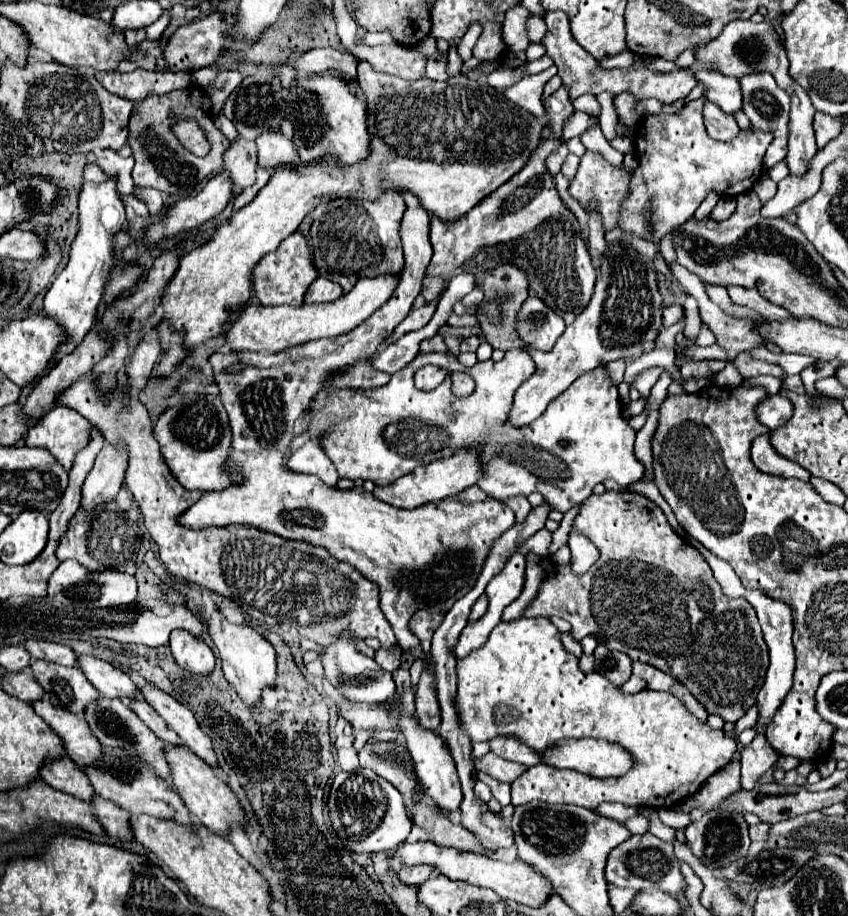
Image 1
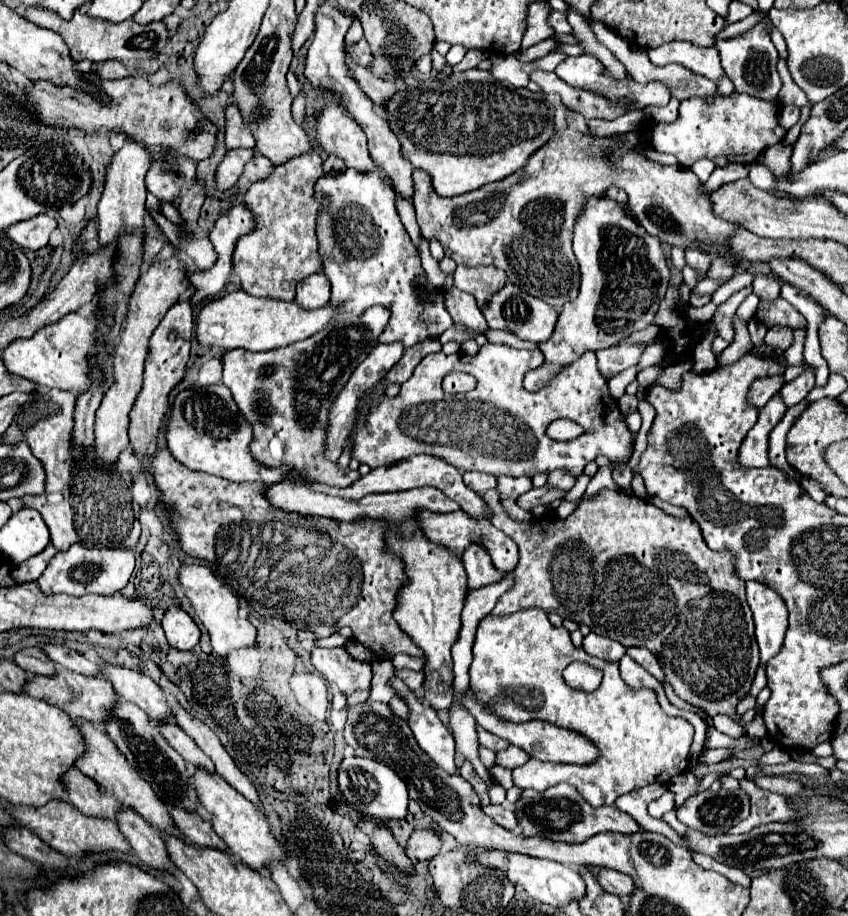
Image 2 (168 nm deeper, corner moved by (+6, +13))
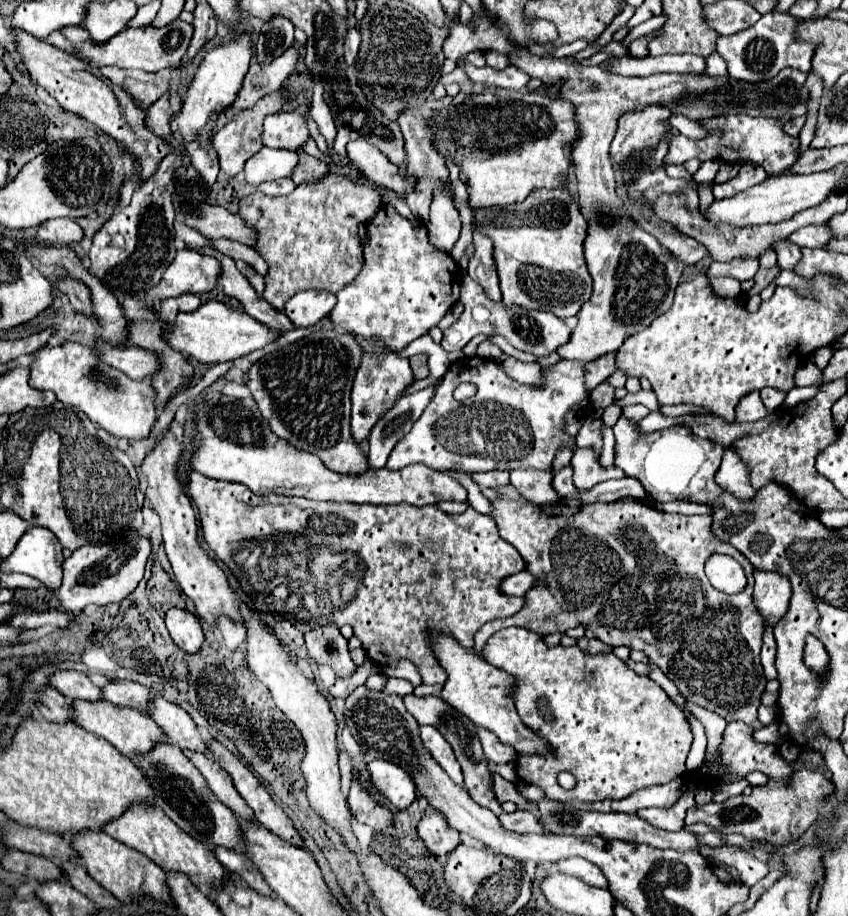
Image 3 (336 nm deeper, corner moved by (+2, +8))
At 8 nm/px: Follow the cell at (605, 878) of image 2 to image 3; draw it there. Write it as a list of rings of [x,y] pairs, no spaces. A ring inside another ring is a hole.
[[[564,858],[564,860],[558,860],[556,868],[558,868],[558,872],[576,876],[576,878],[580,878],[582,882],[586,882],[590,886],[608,888],[608,882],[606,882],[604,874],[600,874],[600,868],[596,864],[584,860],[584,858]]]

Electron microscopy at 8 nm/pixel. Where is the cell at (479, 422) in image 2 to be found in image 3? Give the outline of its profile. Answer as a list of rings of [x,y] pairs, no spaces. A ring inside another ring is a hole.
[[[460,358],[454,364],[450,364],[448,372],[440,380],[440,386],[428,404],[428,410],[416,420],[412,426],[410,434],[406,434],[396,448],[392,450],[388,458],[388,468],[404,468],[408,464],[426,464],[432,470],[464,470],[464,472],[488,472],[488,470],[514,470],[514,468],[538,468],[538,470],[550,470],[554,452],[562,444],[572,444],[574,438],[564,434],[564,414],[580,400],[586,398],[586,388],[584,388],[584,372],[582,364],[576,360],[560,360],[554,368],[544,370],[546,386],[544,388],[532,388],[532,386],[522,386],[514,382],[512,378],[506,376],[502,366],[494,360],[484,360],[484,358]],[[462,382],[472,382],[478,386],[478,394],[470,400],[456,402],[452,392],[456,390],[458,384]]]

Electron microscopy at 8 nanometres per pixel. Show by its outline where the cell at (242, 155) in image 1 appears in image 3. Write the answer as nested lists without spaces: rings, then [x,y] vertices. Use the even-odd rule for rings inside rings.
[[[280,178],[280,180],[272,180],[272,182],[264,182],[258,186],[260,192],[268,194],[268,196],[286,196],[296,188],[296,184],[290,178]]]

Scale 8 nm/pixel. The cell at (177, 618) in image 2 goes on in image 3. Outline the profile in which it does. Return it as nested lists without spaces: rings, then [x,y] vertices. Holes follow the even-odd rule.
[[[170,608],[166,612],[166,628],[172,636],[172,640],[188,654],[194,654],[200,650],[202,642],[204,642],[204,634],[202,634],[202,626],[200,620],[196,618],[196,614],[182,610],[182,608]]]

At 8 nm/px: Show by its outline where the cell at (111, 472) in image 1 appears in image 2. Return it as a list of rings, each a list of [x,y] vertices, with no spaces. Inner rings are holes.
[[[176,257],[152,263],[152,267],[140,275],[136,289],[128,303],[128,315],[124,329],[120,333],[120,343],[114,351],[114,365],[112,365],[112,385],[106,389],[100,409],[96,411],[96,423],[94,423],[94,455],[96,459],[104,461],[106,465],[114,465],[118,461],[118,455],[128,447],[128,413],[132,409],[132,403],[142,387],[142,369],[144,369],[144,357],[148,353],[148,343],[162,321],[164,313],[176,303],[178,295],[186,291],[190,283],[186,281],[186,269],[180,267]]]

